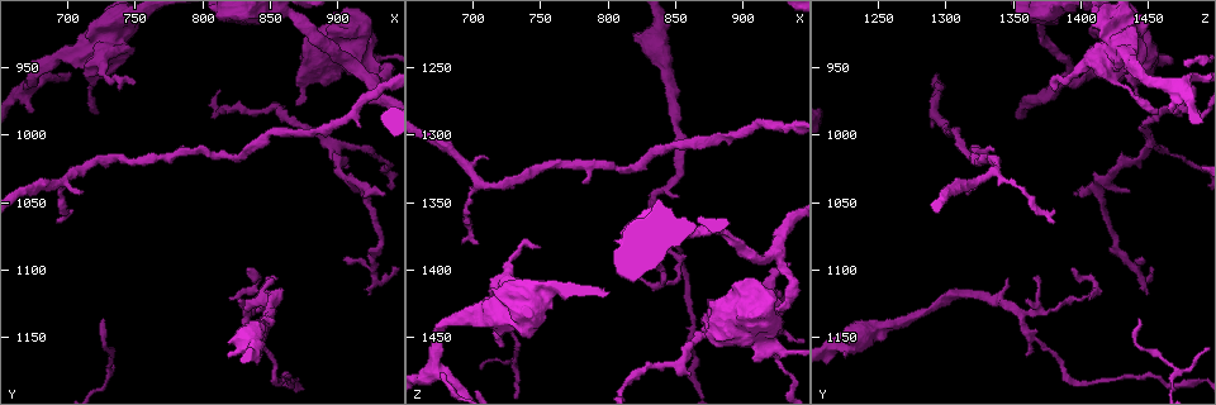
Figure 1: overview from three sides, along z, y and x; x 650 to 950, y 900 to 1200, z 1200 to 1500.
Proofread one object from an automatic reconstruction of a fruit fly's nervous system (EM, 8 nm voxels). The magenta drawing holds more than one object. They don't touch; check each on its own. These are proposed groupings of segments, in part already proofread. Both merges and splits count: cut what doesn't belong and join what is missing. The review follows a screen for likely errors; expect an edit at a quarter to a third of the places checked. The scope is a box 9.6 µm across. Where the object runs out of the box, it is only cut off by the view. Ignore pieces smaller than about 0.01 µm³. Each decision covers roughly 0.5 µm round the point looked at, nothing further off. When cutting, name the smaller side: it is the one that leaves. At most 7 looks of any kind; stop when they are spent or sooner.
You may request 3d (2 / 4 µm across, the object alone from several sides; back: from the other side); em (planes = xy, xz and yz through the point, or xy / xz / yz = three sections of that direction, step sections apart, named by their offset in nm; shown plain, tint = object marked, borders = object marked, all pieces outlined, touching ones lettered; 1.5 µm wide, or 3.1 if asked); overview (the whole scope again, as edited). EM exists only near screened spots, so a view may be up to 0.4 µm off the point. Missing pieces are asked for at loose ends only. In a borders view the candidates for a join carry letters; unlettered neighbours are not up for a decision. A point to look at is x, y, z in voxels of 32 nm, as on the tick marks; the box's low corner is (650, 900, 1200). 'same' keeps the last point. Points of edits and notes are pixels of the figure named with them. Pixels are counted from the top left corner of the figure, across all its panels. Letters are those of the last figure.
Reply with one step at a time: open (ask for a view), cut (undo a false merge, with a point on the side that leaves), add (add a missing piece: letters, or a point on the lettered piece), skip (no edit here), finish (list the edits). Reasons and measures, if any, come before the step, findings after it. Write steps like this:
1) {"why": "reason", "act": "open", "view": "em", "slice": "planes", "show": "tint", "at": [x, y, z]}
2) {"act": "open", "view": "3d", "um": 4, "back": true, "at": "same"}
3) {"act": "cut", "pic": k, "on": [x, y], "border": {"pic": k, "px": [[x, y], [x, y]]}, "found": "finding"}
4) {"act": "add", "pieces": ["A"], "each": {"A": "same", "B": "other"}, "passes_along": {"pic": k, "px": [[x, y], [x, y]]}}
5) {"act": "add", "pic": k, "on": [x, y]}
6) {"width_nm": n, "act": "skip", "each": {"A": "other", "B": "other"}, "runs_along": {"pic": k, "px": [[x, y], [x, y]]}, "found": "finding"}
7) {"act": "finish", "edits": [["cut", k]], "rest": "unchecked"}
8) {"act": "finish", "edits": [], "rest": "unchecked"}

{"why": "an open end", "act": "open", "view": "3d", "um": 2, "at": [780, 1012, 1336]}

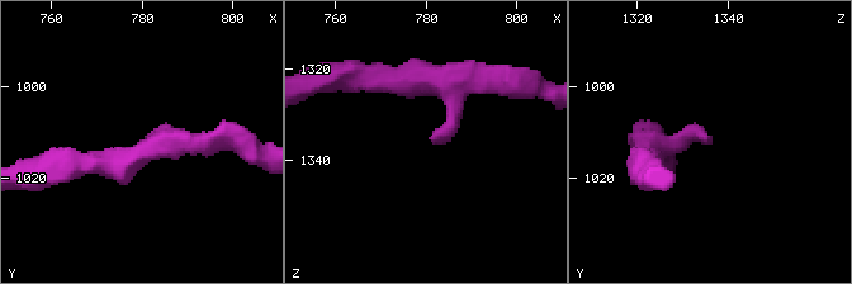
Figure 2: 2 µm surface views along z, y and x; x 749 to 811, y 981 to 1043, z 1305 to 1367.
{"arm_widths_nm": [190, 190], "act": "open", "view": "em", "slice": "yz", "step": 8, "show": "borders", "at": [781, 1012, 1336]}

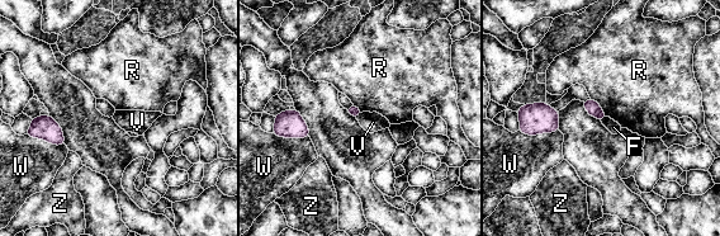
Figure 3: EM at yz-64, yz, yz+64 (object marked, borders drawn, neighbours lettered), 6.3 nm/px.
{"act": "skip", "each": {"F": "other", "R": "other", "V": "other", "W": "other", "Z": "other"}, "border": {"pic": 3, "px": [[363, 112], [356, 118]]}, "found": "none of them fits"}

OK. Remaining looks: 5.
{"why": "sudden change in width", "act": "open", "view": "3d", "um": 4, "at": [878, 958, 1440]}

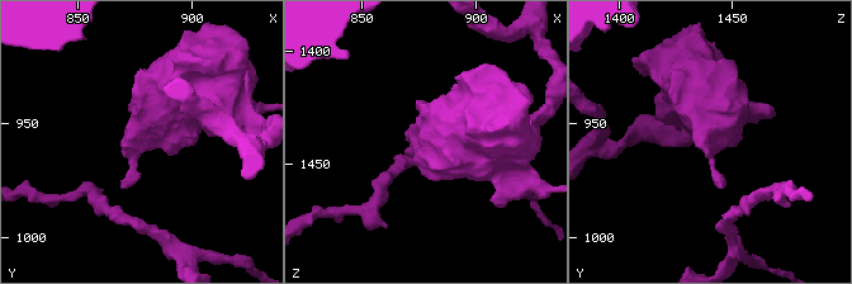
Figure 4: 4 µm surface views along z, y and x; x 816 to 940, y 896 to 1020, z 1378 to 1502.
{"why": "shape alone is not enough", "act": "open", "view": "em", "slice": "planes", "show": "borders", "at": [878, 959, 1441]}

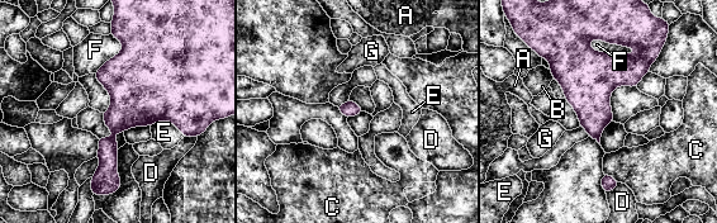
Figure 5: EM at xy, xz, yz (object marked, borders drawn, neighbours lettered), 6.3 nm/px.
{"act": "skip", "each": {"A": "other", "B": "other", "C": "other", "D": "other", "E": "other", "F": "other", "G": "other"}, "border": {"pic": 5, "px": [[150, 126], [169, 121], [184, 136]]}, "found": "all the same cell"}

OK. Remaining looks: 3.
{"why": "free end", "act": "open", "view": "em", "slice": "xz", "step": 8, "show": "borders", "at": [674, 984, 1468]}

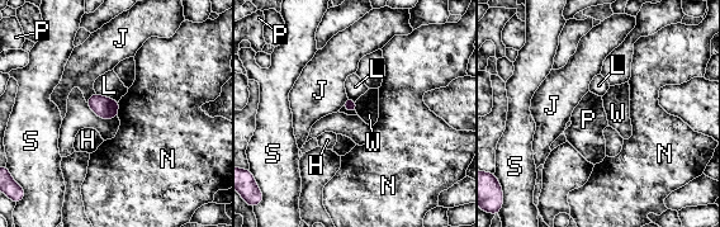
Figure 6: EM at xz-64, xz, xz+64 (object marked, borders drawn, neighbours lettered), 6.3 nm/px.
{"act": "open", "view": "em", "slice": "planes", "show": "borders", "at": "same"}

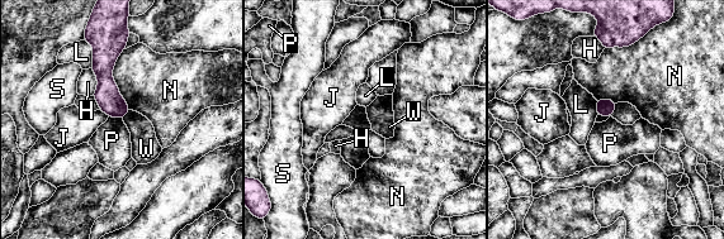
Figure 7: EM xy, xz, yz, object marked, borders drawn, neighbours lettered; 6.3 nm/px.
{"act": "skip", "each": {"H": "other", "J": "other", "L": "other", "N": "other", "P": "other", "S": "other", "W": "other"}, "found": "no lettered piece goes on from it"}

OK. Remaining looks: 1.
{"act": "finish", "edits": [], "rest": "unchecked"}

